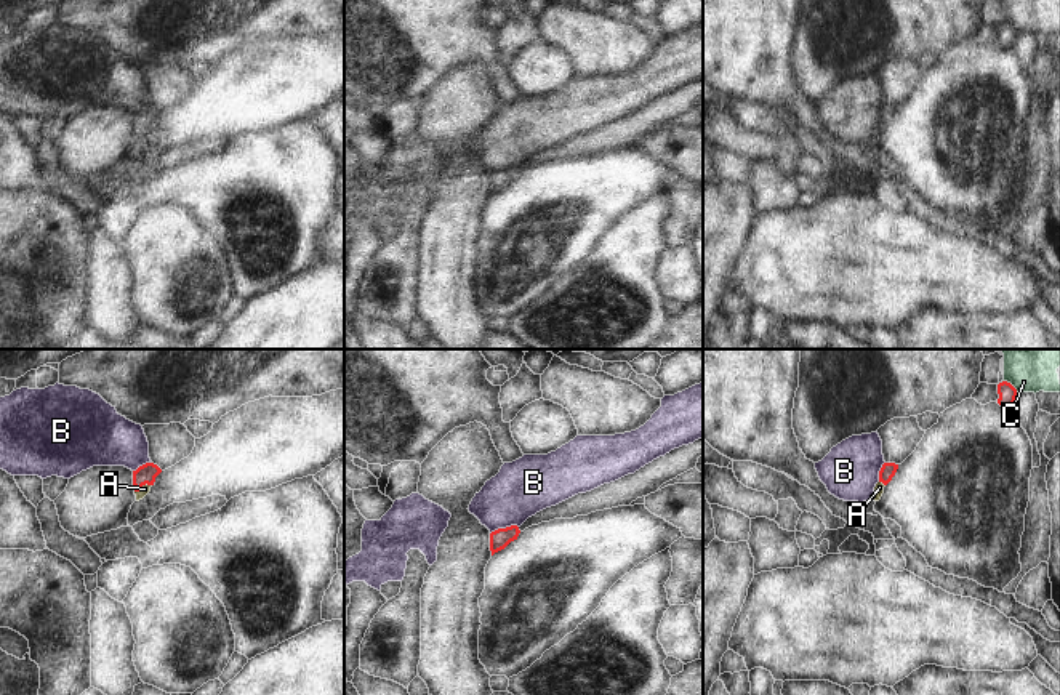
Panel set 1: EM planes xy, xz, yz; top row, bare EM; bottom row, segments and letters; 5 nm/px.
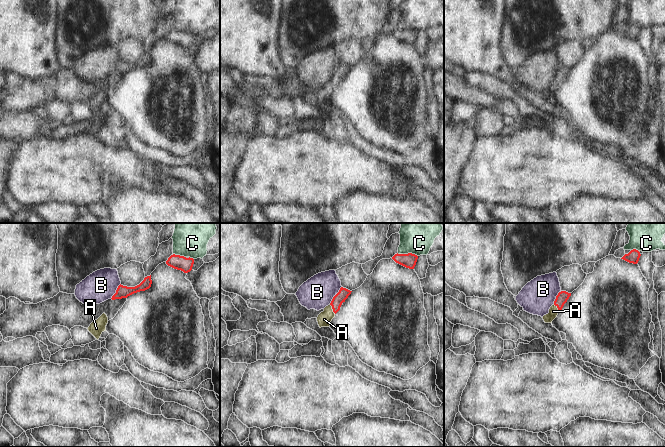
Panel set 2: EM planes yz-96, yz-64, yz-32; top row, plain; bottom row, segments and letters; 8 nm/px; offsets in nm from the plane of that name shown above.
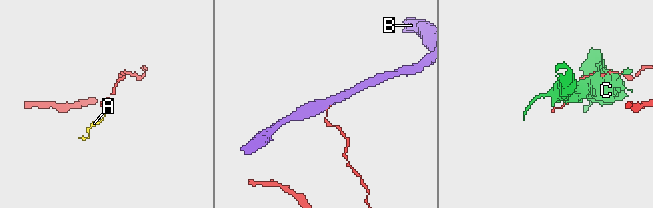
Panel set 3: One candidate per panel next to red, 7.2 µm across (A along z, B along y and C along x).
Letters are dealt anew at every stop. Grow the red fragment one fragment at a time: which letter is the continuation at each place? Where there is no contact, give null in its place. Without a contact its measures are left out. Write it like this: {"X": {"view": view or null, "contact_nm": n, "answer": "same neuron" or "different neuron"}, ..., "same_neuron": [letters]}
{"A": {"view": "xy", "contact_nm": 100, "answer": "same neuron"}, "B": {"view": "xz", "contact_nm": 150, "answer": "different neuron"}, "C": {"view": "yz", "contact_nm": 100, "answer": "different neuron"}, "same_neuron": ["A"]}

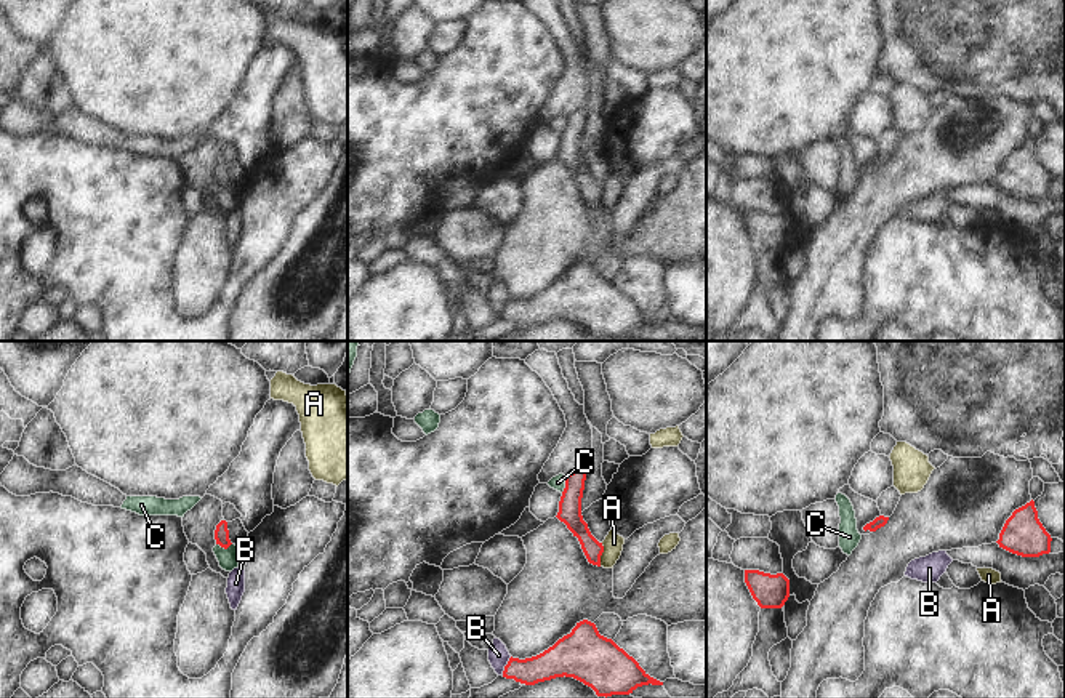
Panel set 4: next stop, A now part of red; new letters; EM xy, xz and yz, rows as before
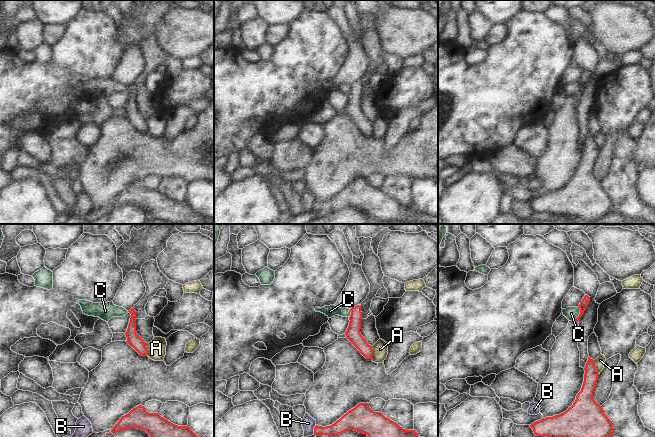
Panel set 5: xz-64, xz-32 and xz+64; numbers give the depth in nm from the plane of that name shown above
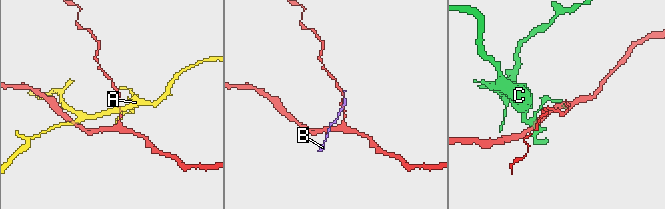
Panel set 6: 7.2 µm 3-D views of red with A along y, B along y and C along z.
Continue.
{"A": {"view": "xz", "contact_nm": 120, "answer": "different neuron"}, "B": {"view": "xz", "contact_nm": 110, "answer": "different neuron"}, "C": {"view": "xz", "contact_nm": 90, "answer": "same neuron"}, "same_neuron": ["C"]}

